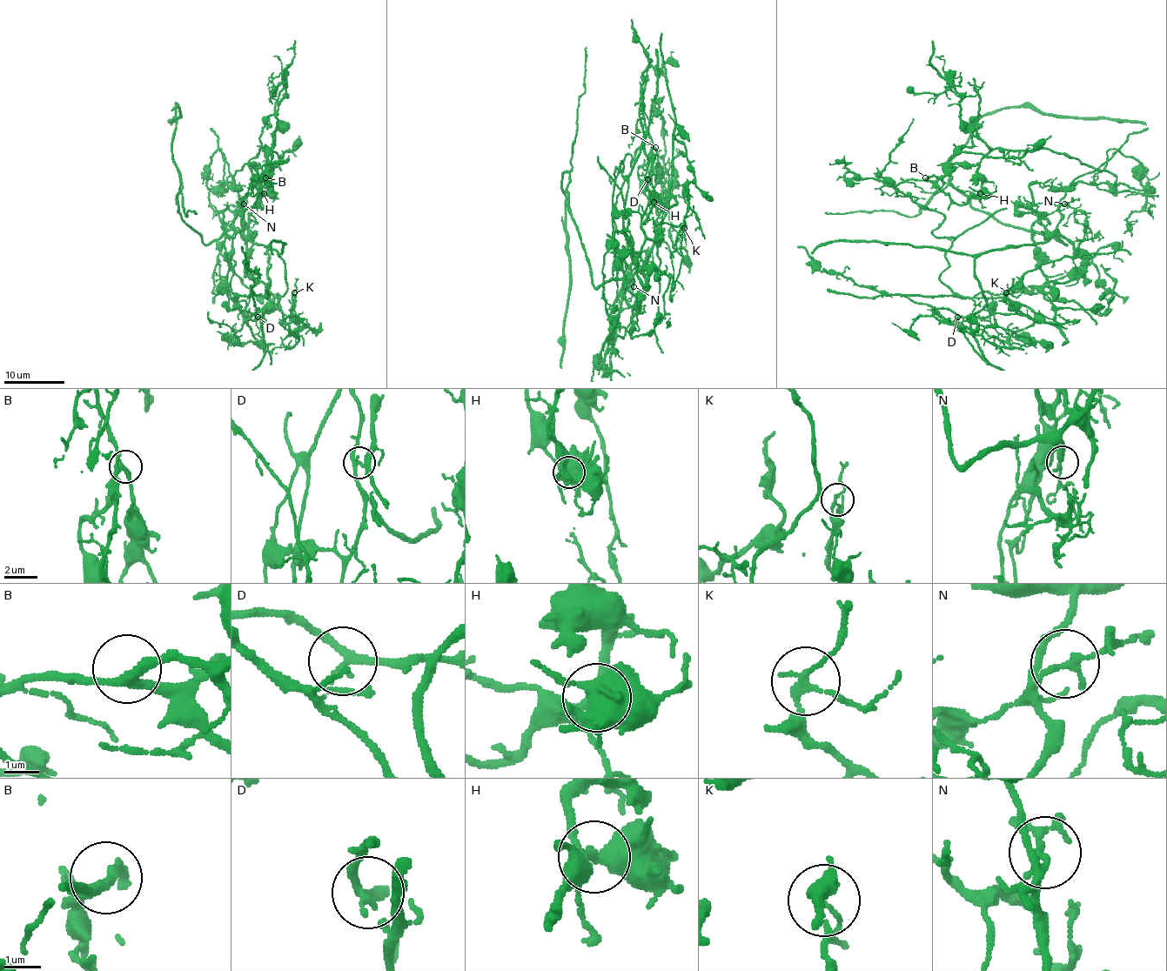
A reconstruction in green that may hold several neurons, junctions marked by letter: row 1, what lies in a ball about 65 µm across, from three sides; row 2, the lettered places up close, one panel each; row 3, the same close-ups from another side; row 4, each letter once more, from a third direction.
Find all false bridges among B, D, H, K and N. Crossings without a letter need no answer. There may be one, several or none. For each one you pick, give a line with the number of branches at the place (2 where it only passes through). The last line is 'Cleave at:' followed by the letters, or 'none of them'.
Cleave at: none of them

